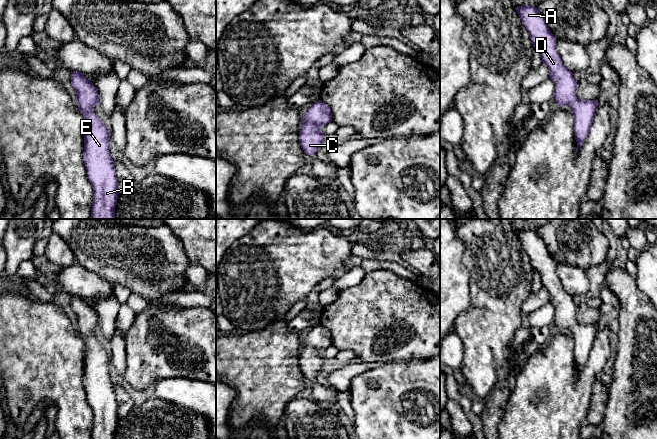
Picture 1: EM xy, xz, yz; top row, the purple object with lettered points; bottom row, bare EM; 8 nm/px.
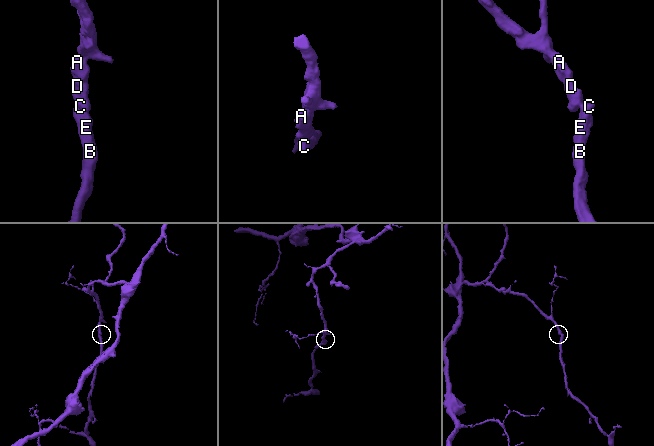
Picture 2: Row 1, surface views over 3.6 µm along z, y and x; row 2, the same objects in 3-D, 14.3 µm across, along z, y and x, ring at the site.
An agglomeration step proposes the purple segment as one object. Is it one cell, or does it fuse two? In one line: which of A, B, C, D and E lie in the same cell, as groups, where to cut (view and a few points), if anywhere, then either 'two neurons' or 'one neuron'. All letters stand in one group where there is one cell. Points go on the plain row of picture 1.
groups A B C D E; cut none; one neuron

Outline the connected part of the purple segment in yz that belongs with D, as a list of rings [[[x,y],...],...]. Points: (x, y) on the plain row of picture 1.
[[[531,229],[518,230],[515,233],[529,257],[531,267],[540,273],[542,287],[549,292],[549,302],[555,308],[553,320],[555,326],[559,331],[565,329],[571,331],[577,377],[588,360],[599,326],[577,322],[577,306],[573,301],[573,296],[563,289],[556,273],[556,263],[539,234]]]

